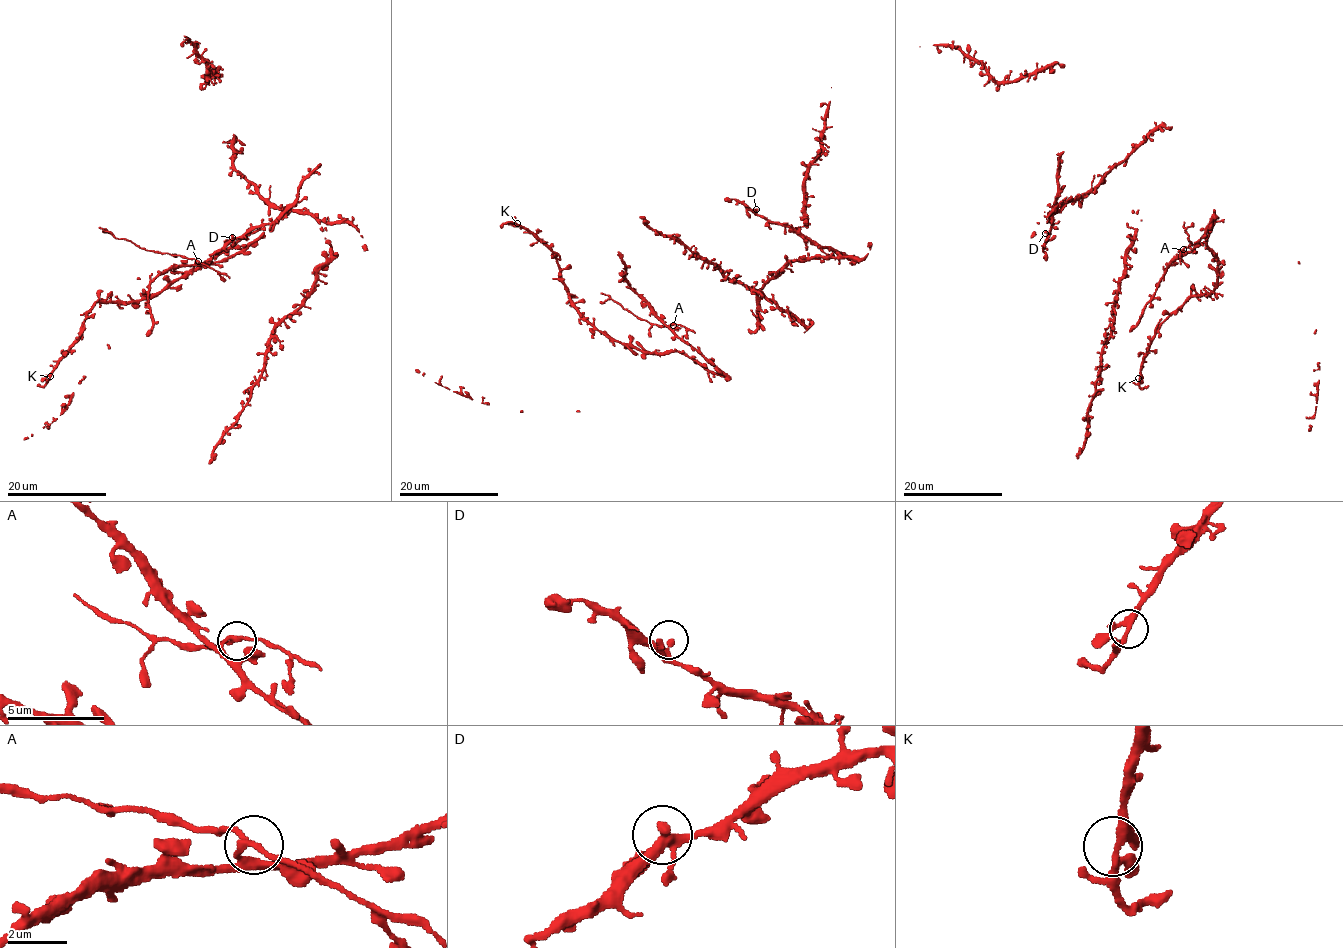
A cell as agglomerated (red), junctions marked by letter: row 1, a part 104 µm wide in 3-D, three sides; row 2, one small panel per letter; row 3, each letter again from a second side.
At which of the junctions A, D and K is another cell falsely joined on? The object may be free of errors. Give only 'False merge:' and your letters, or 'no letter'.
False merge: A

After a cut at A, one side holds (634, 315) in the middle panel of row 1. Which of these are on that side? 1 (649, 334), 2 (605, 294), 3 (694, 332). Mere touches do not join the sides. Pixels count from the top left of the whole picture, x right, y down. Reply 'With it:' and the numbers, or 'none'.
With it: 1, 2, 3

